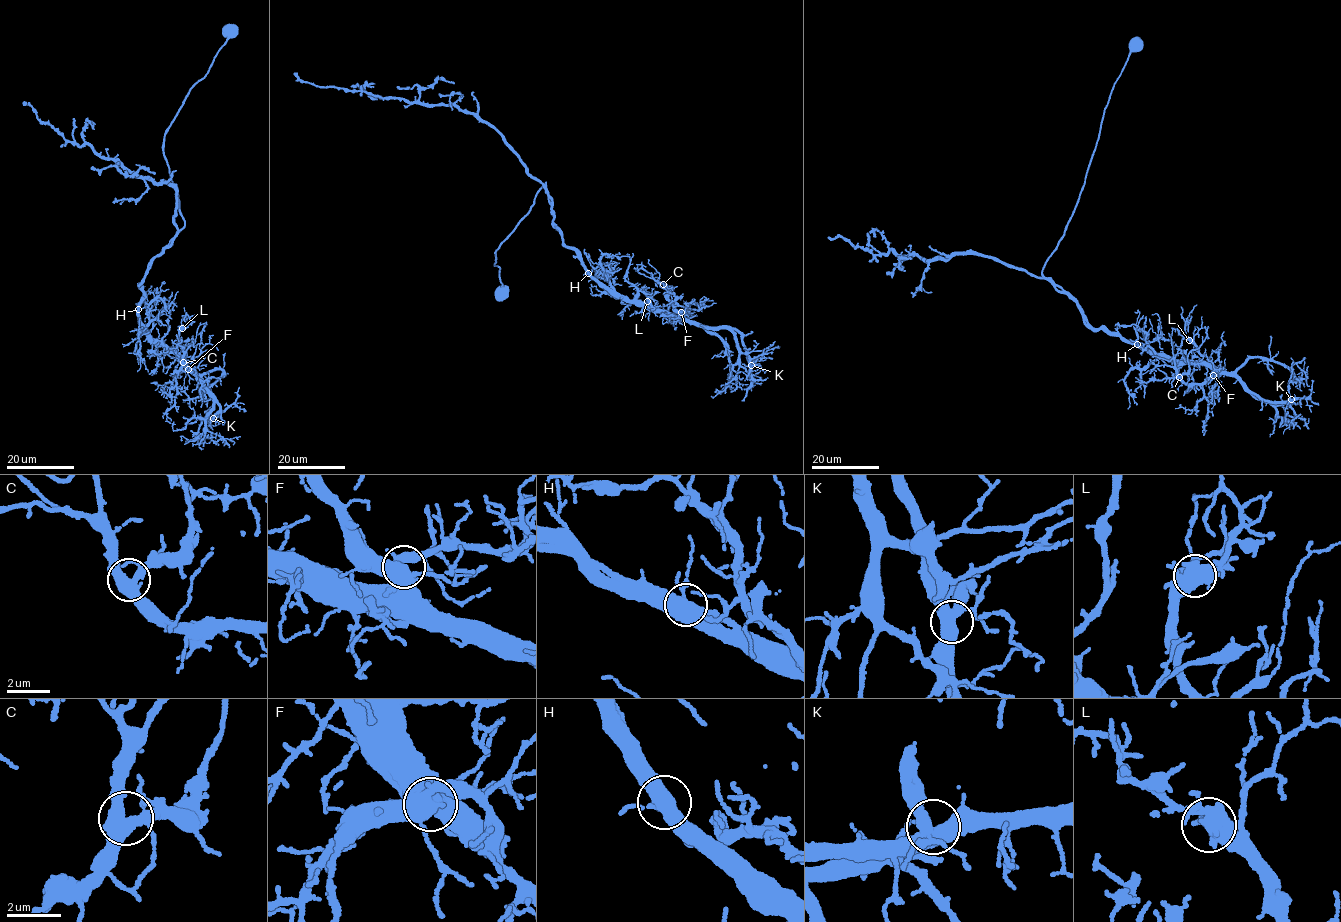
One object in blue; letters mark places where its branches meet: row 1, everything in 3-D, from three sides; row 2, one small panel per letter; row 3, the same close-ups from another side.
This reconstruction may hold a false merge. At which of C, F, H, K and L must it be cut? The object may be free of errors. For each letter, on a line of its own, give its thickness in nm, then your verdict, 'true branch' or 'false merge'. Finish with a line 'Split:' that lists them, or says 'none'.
C: 440 nm thick; true branch
F: 460 nm thick; true branch
H: 480 nm thick; true branch
K: 460 nm thick; true branch
L: 480 nm thick; true branch
Split: none

